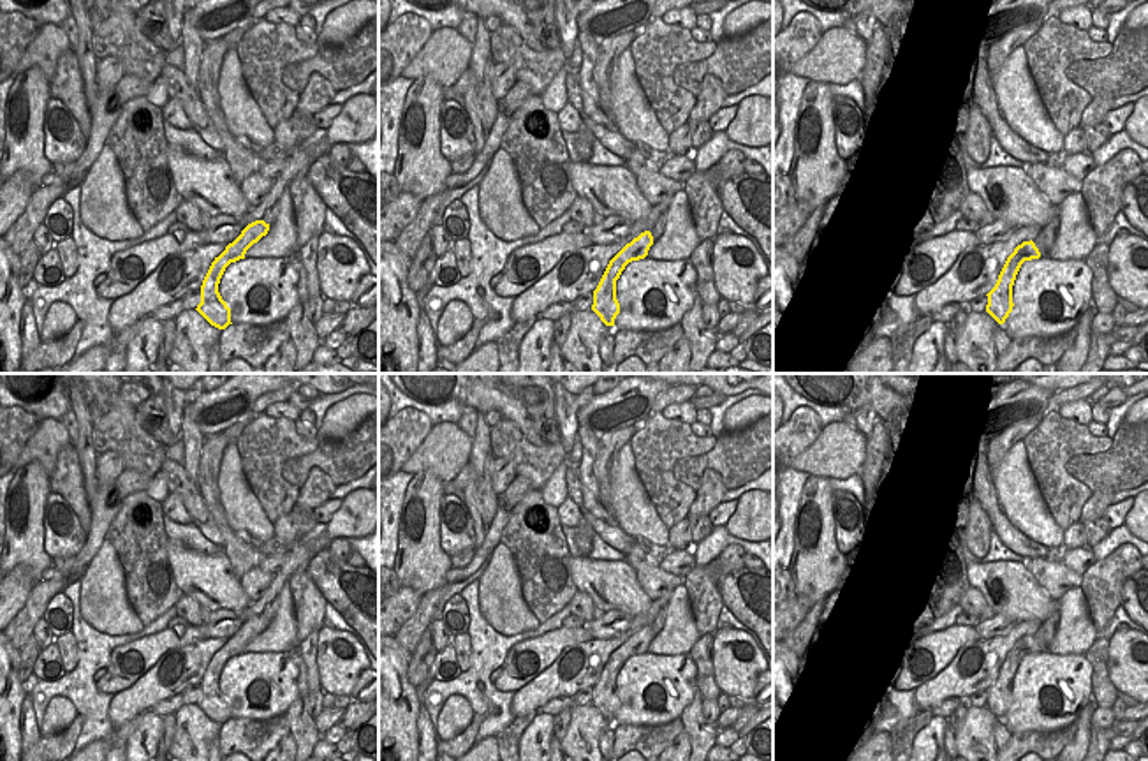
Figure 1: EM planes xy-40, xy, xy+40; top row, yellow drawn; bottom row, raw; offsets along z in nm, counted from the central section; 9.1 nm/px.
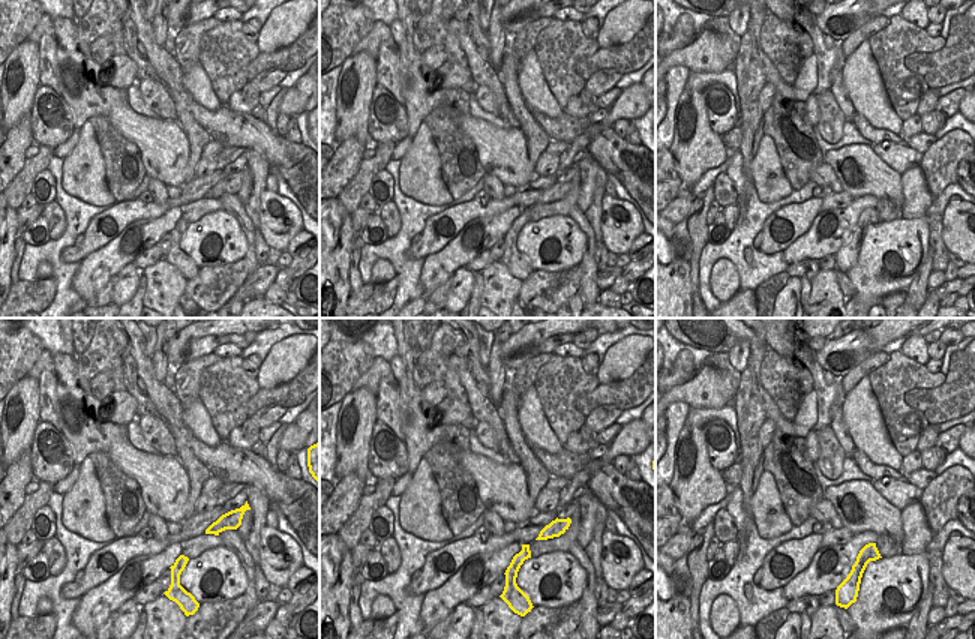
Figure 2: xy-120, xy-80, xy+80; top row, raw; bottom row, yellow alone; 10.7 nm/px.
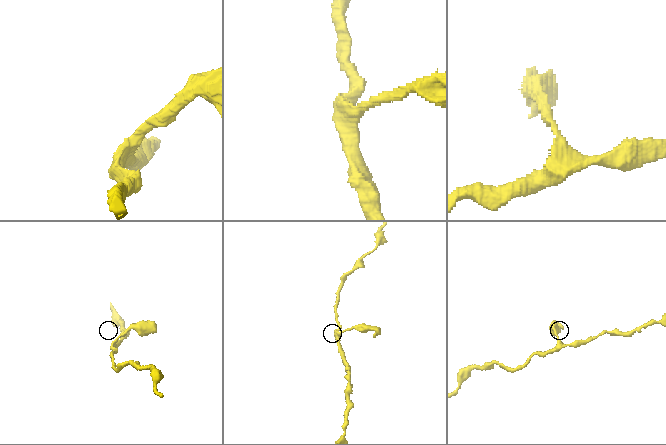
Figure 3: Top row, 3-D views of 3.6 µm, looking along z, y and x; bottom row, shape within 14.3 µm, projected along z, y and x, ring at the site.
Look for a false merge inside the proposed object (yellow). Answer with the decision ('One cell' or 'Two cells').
One cell.

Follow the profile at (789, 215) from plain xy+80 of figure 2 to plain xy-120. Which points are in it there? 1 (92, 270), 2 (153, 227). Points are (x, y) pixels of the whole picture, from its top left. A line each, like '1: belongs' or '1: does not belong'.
1: does not belong
2: does not belong

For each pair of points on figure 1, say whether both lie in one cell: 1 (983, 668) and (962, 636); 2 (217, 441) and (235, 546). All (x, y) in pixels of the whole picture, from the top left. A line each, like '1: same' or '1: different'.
1: different
2: same

